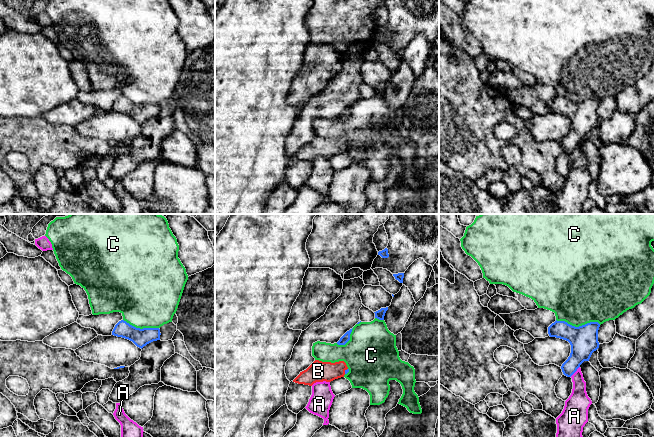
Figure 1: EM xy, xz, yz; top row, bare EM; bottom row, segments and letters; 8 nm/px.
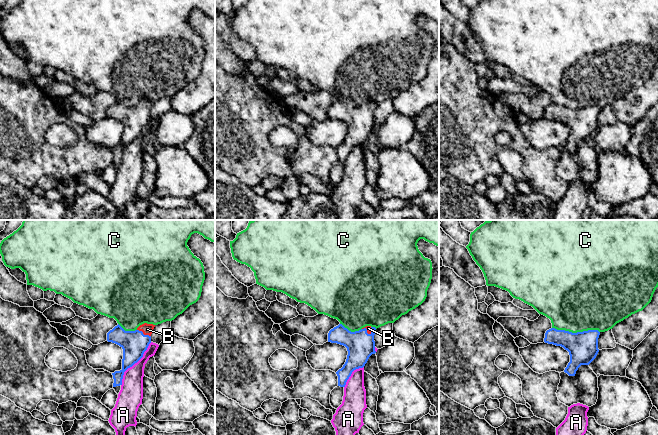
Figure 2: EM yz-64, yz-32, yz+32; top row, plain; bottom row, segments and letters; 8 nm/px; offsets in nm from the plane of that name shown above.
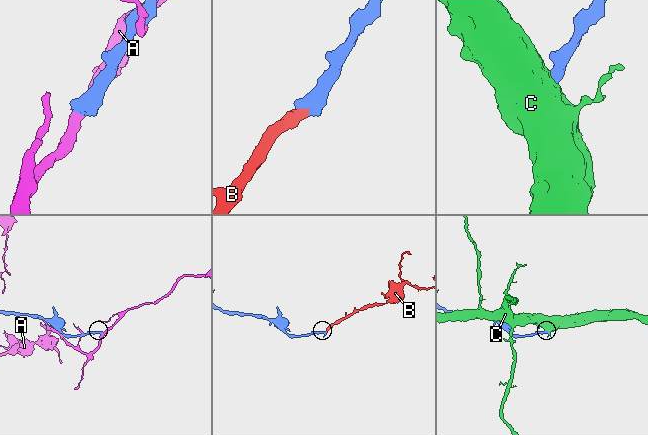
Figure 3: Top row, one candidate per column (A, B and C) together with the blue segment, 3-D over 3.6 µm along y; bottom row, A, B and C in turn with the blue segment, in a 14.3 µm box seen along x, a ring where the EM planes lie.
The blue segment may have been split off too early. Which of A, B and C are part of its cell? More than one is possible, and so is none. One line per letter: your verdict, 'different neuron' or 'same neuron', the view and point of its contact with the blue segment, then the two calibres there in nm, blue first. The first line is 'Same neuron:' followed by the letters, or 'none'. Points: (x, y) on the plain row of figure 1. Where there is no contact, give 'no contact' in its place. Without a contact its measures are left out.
Same neuron: B
A: different neuron; contact yz (575, 147); calibres 220 and 180 nm
B: same neuron; contact xz (345, 147); calibres 30 and 170 nm
C: different neuron; contact yz (579, 102); calibres 220 and 480 nm

